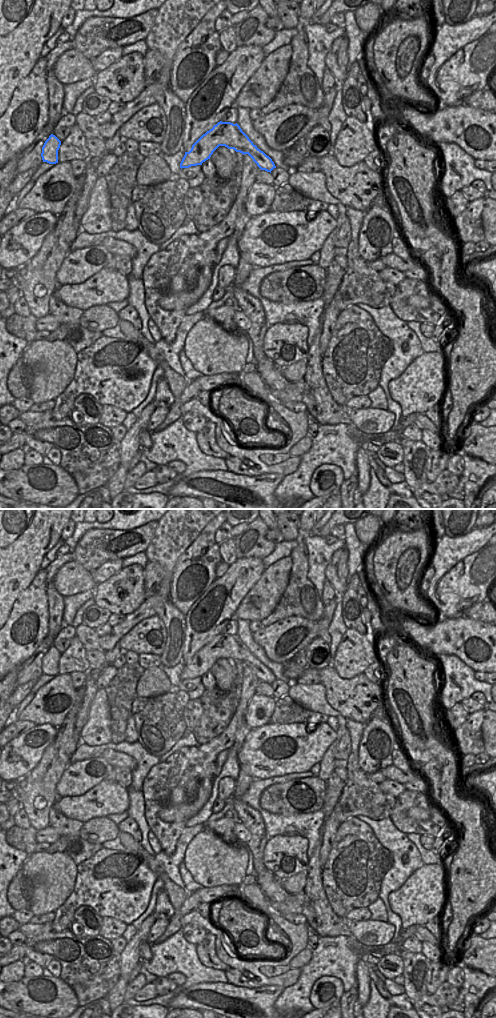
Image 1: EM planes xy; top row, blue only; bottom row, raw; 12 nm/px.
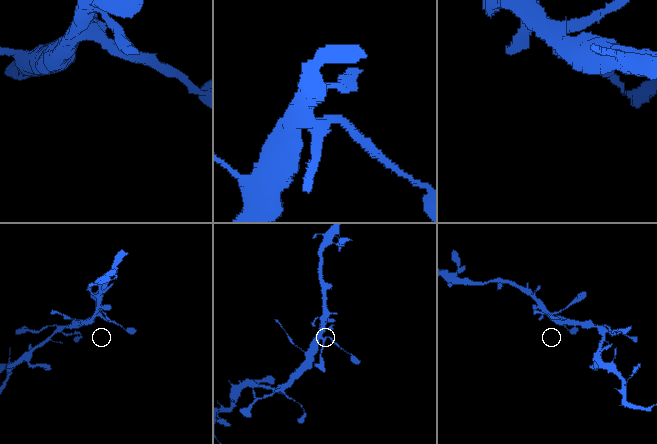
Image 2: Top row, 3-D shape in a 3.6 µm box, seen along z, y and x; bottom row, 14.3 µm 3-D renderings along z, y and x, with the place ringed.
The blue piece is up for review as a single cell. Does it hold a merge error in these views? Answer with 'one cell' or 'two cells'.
one cell

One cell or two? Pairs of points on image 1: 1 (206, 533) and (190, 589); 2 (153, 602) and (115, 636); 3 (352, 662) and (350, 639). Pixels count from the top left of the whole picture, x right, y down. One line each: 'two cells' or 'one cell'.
1: one cell
2: one cell
3: one cell

